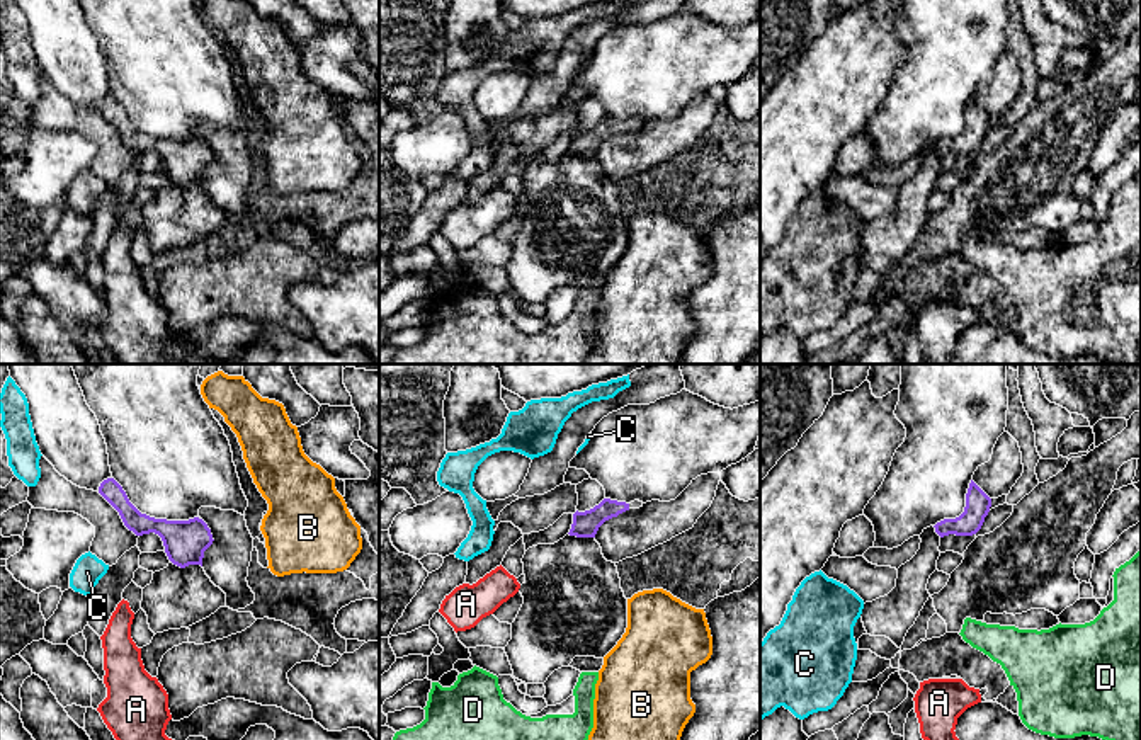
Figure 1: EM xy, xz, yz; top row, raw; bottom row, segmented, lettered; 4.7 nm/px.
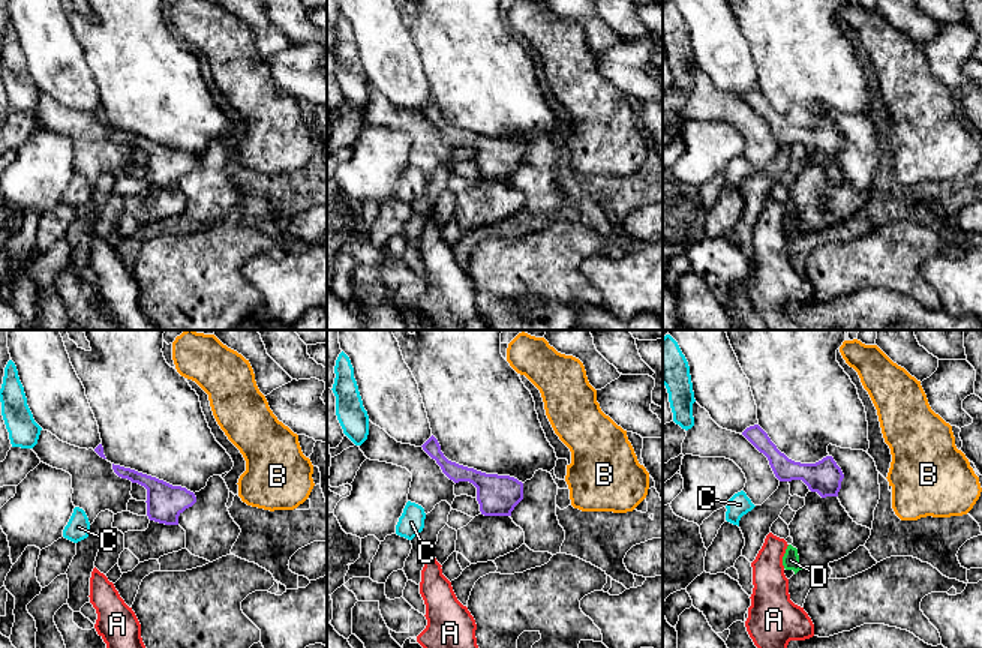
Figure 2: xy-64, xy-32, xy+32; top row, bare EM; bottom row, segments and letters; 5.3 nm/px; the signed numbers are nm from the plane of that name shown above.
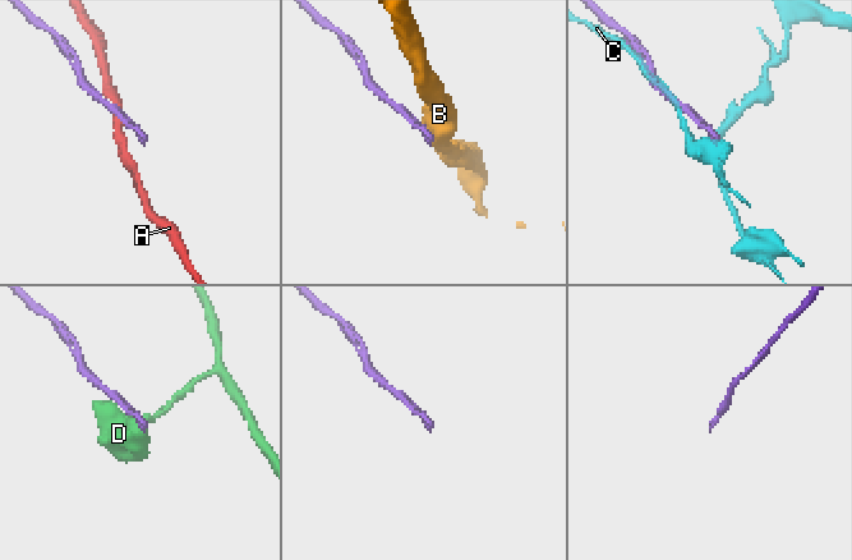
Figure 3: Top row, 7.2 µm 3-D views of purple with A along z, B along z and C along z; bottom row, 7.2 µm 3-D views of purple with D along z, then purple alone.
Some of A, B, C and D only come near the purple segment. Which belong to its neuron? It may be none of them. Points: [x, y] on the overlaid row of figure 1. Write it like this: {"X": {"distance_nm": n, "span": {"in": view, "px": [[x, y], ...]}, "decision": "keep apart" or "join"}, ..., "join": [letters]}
{"A": {"distance_nm": 280, "span": {"in": "xy", "px": [[169, 558], [126, 601]]}, "decision": "keep apart"}, "B": {"distance_nm": 220, "span": {"in": "xy", "px": [[213, 540], [261, 529]]}, "decision": "keep apart"}, "C": {"distance_nm": 200, "span": {"in": "xy", "px": [[130, 529], [107, 565]]}, "decision": "keep apart"}, "D": {"distance_nm": 400, "span": {"in": "yz", "px": [[966, 535], [966, 618]]}, "decision": "keep apart"}, "join": []}

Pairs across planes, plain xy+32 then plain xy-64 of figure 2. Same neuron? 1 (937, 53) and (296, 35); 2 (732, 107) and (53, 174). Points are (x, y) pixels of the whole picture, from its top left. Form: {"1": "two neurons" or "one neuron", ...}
{"1": "two neurons", "2": "two neurons"}

